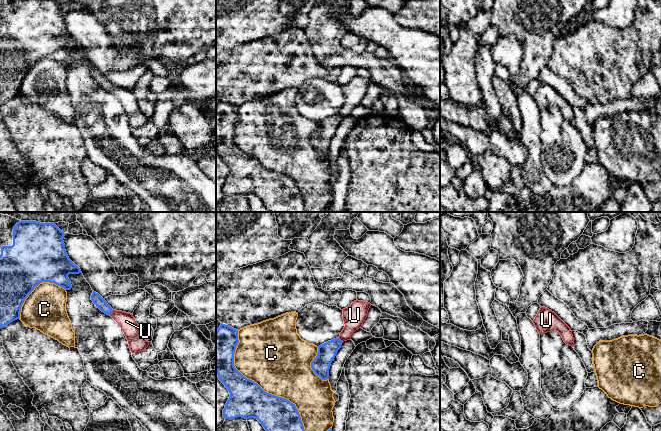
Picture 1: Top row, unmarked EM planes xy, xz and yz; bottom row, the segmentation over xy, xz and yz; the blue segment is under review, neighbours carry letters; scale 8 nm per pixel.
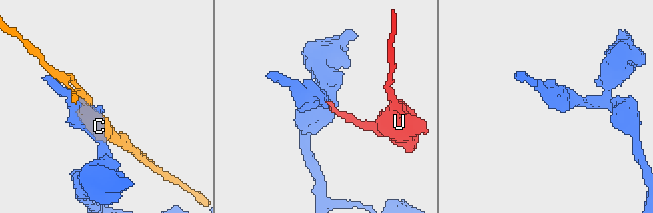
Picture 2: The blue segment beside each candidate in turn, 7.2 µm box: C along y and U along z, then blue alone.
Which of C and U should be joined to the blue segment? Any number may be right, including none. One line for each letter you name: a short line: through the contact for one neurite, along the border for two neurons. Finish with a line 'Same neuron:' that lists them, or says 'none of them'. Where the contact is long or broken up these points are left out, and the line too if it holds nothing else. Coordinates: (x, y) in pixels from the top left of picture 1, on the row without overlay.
U: xy (95, 73), (111, 87), (126, 97)
Same neuron: U

